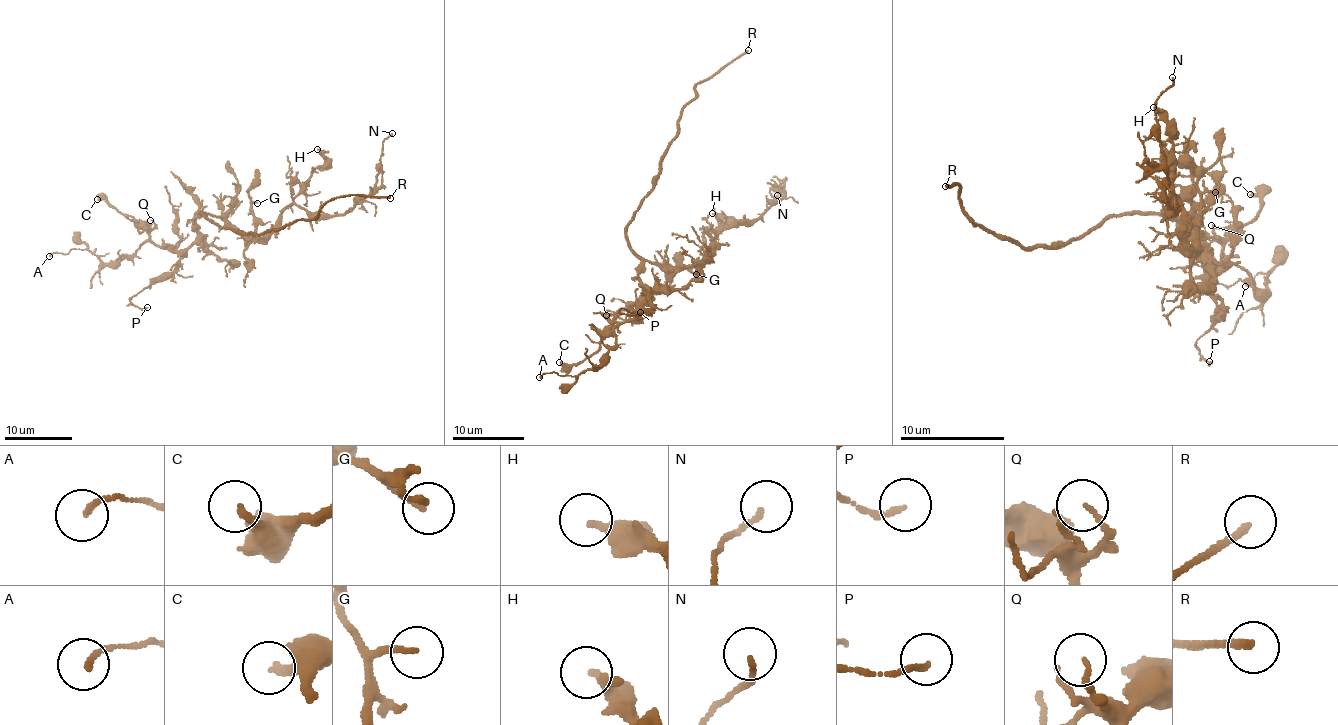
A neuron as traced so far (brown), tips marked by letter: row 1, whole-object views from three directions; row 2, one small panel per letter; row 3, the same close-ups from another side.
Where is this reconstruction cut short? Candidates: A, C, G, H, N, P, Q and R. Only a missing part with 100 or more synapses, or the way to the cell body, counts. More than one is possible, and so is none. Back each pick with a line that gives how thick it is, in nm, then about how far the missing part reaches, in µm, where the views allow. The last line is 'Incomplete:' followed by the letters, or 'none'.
R: 220 nm thick; about 30 µm are missing
Incomplete: R

